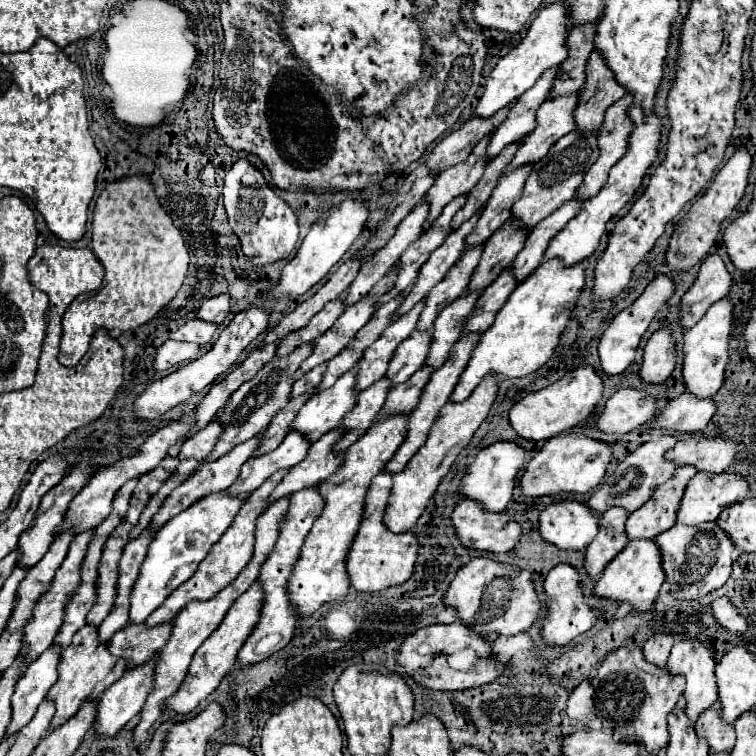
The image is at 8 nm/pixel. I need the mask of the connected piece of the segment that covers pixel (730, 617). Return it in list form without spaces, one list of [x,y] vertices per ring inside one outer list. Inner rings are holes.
[[[720,597],[712,603],[712,609],[710,609],[712,617],[716,619],[718,625],[722,625],[724,629],[732,631],[732,633],[744,633],[748,629],[748,623],[744,617],[738,615],[736,607],[726,599],[726,597]]]

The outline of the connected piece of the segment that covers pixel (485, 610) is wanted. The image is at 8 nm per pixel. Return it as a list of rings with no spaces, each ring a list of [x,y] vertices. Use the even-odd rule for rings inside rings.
[[[476,557],[458,569],[456,577],[442,595],[442,603],[456,609],[462,625],[470,625],[476,635],[482,635],[482,639],[488,641],[518,635],[540,617],[540,603],[532,585],[532,575],[520,569],[514,579],[506,579],[504,563],[484,557]]]

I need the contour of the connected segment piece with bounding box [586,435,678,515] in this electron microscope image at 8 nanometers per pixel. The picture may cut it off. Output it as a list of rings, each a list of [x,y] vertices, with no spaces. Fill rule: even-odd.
[[[662,435],[662,437],[656,437],[656,439],[652,439],[652,441],[644,443],[644,445],[640,445],[634,453],[630,453],[630,455],[616,467],[616,471],[606,479],[606,483],[602,483],[602,485],[592,493],[592,497],[586,501],[586,505],[592,507],[592,511],[594,511],[596,515],[600,515],[602,511],[606,511],[606,509],[610,509],[610,507],[622,507],[622,509],[626,509],[628,513],[632,513],[632,511],[636,511],[638,507],[642,507],[642,505],[650,499],[650,495],[654,493],[654,489],[656,489],[660,483],[668,481],[668,479],[674,475],[676,465],[670,463],[670,461],[666,461],[666,459],[664,459],[664,453],[676,445],[676,439],[678,439],[678,437],[674,437],[674,435]]]

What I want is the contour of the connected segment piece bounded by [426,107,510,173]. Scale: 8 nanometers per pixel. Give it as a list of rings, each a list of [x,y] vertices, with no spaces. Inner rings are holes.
[[[504,107],[490,119],[472,117],[458,131],[452,131],[450,135],[446,135],[426,159],[426,167],[430,169],[430,173],[440,173],[456,163],[462,163],[472,153],[476,143],[486,135],[490,135],[506,119],[508,111],[510,107]]]

